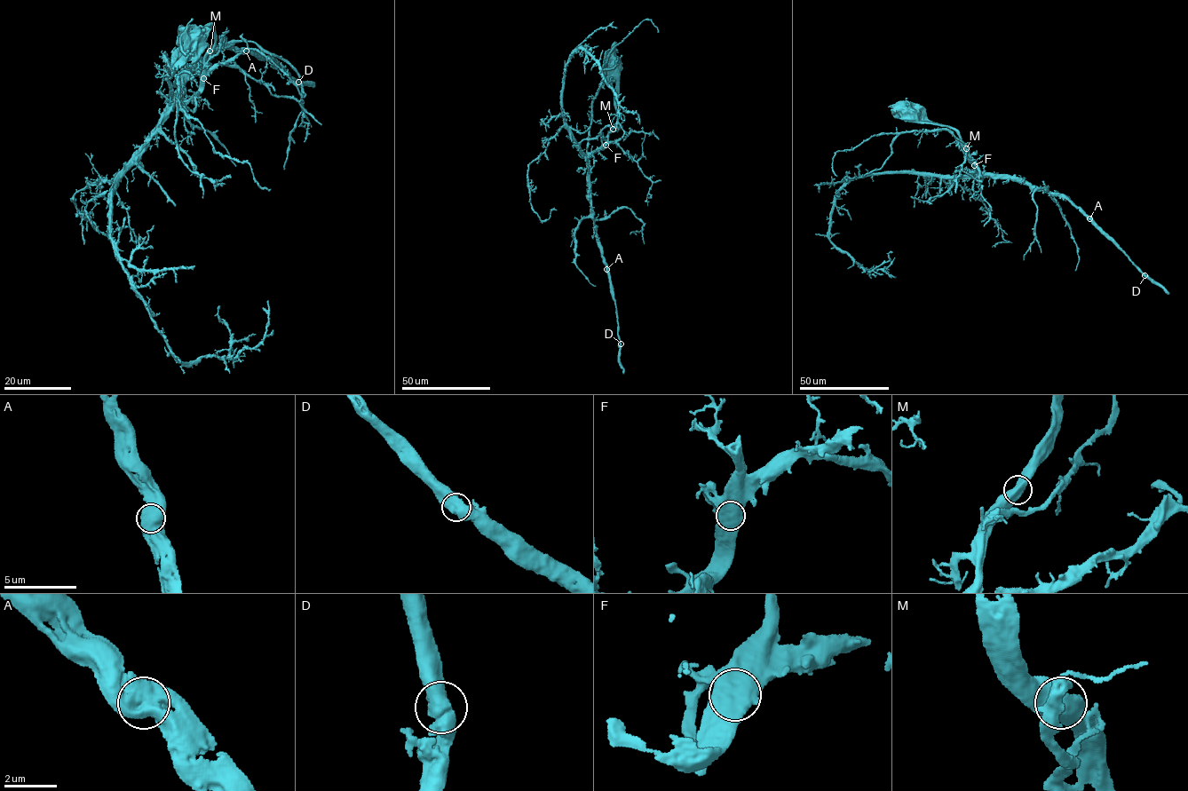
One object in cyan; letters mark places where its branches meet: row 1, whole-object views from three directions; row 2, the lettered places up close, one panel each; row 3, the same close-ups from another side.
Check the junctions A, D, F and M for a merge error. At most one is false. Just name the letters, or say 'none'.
none

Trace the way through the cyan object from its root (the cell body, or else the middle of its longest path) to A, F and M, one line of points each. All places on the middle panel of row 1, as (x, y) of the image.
A: (614, 65), (617, 75), (616, 122), (604, 148), (593, 151), (588, 156), (591, 216), (606, 269)
F: (614, 65), (617, 75), (617, 119), (605, 145)
M: (614, 65), (617, 75), (617, 114), (613, 129)

